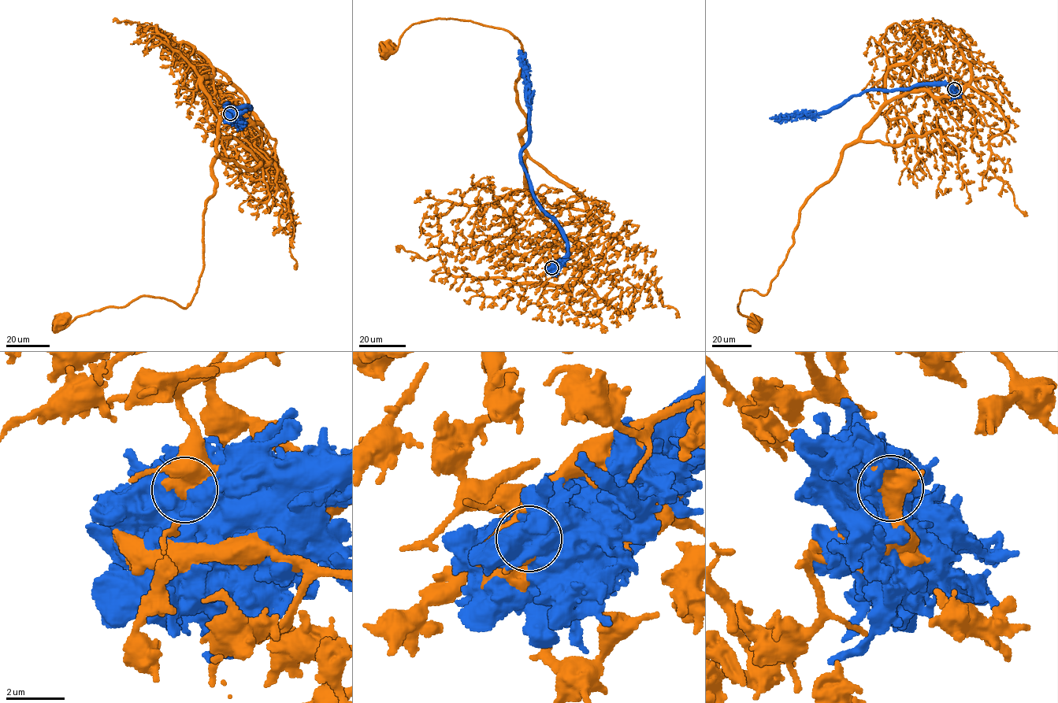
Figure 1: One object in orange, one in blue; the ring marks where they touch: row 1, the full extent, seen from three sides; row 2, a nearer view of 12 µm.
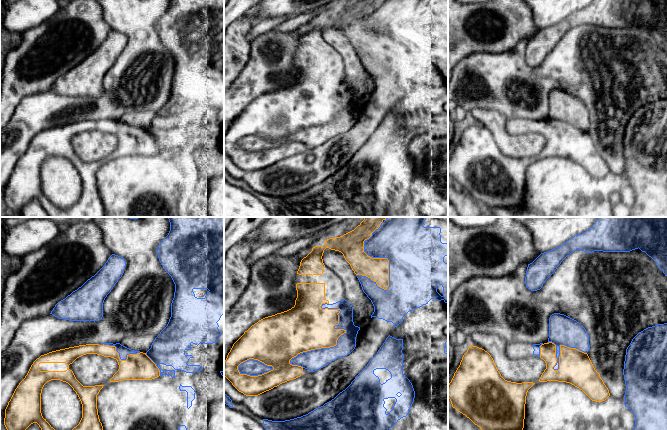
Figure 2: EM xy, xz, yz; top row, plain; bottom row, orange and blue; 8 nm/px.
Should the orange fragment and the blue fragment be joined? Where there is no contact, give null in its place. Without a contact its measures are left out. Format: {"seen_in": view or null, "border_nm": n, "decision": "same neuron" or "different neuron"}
{"seen_in": "xz", "border_nm": 600, "decision": "different neuron"}

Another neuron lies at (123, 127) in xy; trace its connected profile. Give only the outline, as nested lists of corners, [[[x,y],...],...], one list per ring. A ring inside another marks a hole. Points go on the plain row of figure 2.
[[[101,119],[99,121],[109,121],[109,122],[115,122],[116,123],[116,127],[119,129],[119,133],[121,136],[126,136],[127,135],[127,132],[129,130],[137,130],[137,129],[140,129],[140,127],[135,127],[135,126],[131,126],[123,121],[121,121],[120,119],[116,119],[116,120],[113,120],[113,119]]]

